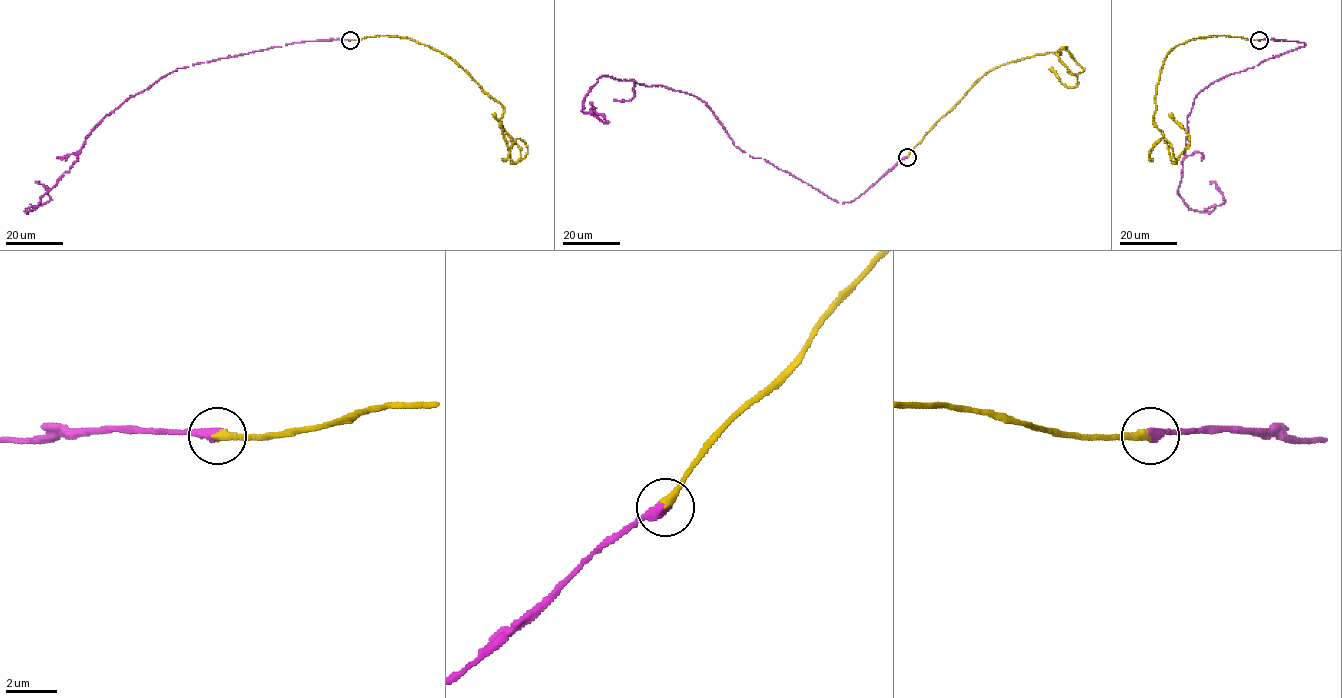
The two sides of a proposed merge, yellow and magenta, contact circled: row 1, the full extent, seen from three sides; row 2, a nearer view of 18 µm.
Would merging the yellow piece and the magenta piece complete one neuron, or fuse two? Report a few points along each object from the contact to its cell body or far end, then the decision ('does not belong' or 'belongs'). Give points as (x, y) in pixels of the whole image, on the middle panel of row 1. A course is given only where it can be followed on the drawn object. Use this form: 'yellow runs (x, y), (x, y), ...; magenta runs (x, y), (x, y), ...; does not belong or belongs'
yellow runs (906, 157), (966, 92), (1002, 64), (1057, 52), (1072, 73), (1085, 70), (1065, 47), (1059, 50); magenta runs (906, 157), (838, 202), (735, 146), (690, 94), (602, 76), (582, 111), (606, 123), (595, 107); belongs

